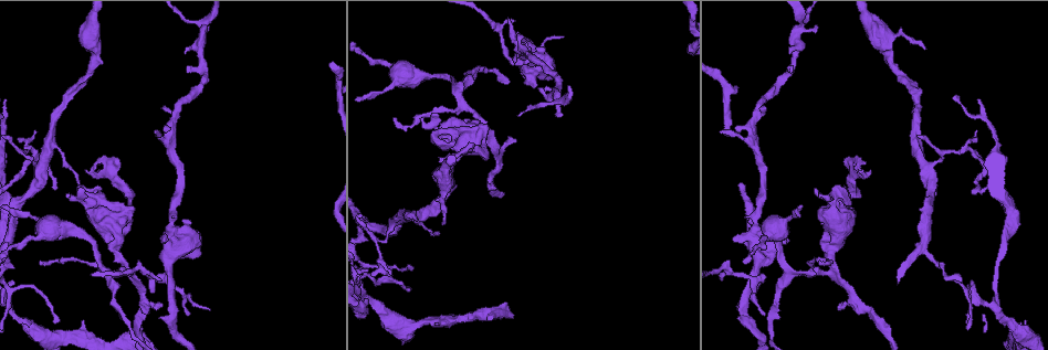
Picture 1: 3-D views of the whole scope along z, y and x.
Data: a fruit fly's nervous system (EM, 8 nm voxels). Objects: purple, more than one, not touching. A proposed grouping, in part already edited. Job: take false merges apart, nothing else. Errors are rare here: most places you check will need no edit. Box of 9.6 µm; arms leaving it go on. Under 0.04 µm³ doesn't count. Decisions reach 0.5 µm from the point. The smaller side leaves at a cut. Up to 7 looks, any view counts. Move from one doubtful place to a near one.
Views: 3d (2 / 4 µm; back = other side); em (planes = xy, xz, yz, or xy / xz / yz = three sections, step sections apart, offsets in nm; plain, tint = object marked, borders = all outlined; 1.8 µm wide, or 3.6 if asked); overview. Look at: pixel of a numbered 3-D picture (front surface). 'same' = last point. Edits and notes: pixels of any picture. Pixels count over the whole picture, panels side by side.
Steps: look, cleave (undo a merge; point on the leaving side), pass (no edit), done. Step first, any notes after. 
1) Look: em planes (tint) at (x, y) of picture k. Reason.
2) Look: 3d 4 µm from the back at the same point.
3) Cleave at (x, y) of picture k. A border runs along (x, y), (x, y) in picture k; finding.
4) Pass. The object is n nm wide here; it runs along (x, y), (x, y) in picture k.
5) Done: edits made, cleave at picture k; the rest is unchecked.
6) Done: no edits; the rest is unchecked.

Look: 3d 4 µm from the back at (169, 280) of picture 1. Thin arm on a thick one.

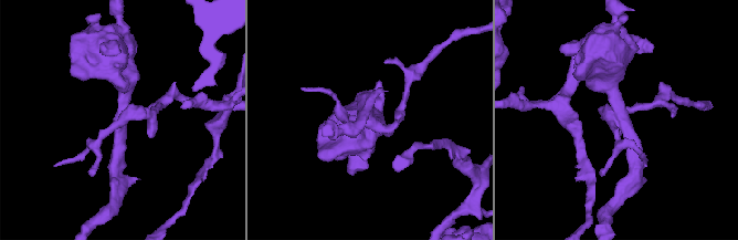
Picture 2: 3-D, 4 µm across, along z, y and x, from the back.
Look: em planes (tint) at (615, 110) of picture 2.

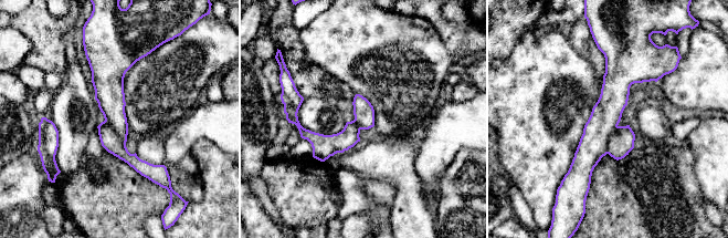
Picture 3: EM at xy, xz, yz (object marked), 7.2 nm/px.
Cleave at (621, 142) of picture 3. The part that leaves runs along (101, 127), (138, 165), (161, 168) in picture 3; a second neuron is stuck on.

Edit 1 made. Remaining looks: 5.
Look: 3d 4 µm at (837, 234) of picture 1. Thick turns thin.

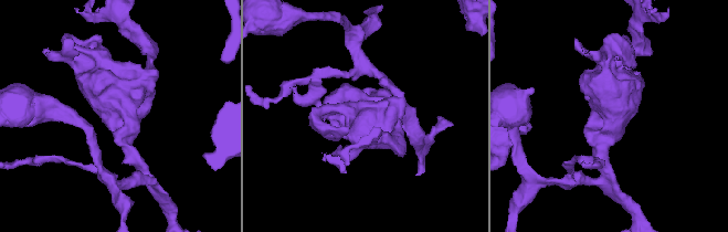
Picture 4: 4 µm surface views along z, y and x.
Look: em 3.6 µm planes (tint) at (125, 117) of picture 4. Need the tissue.

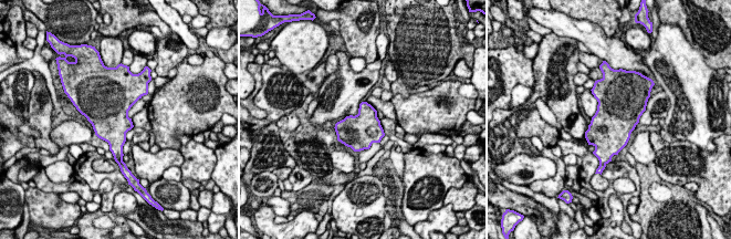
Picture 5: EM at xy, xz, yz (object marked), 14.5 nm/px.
Pass. The object is 500 nm wide here; one neuron here.

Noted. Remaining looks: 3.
Look: em planes (tint) at (391, 227) of picture 1. Thick turns thin.

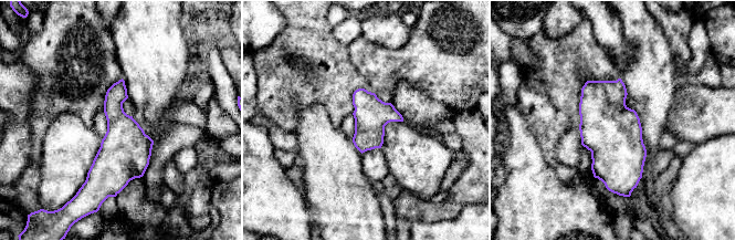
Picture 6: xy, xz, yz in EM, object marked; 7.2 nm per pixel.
Pass. All the same neuron.

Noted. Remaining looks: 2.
Done: edits made, cleave at picture 3; the rest is unchecked.

